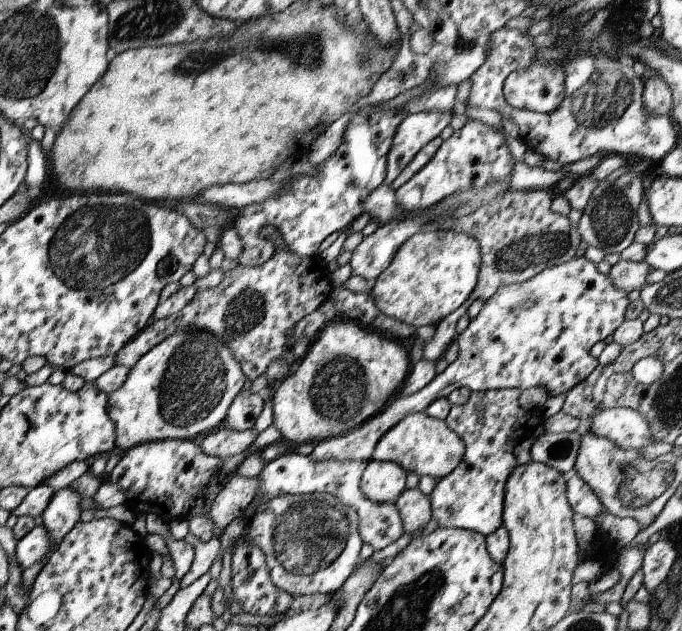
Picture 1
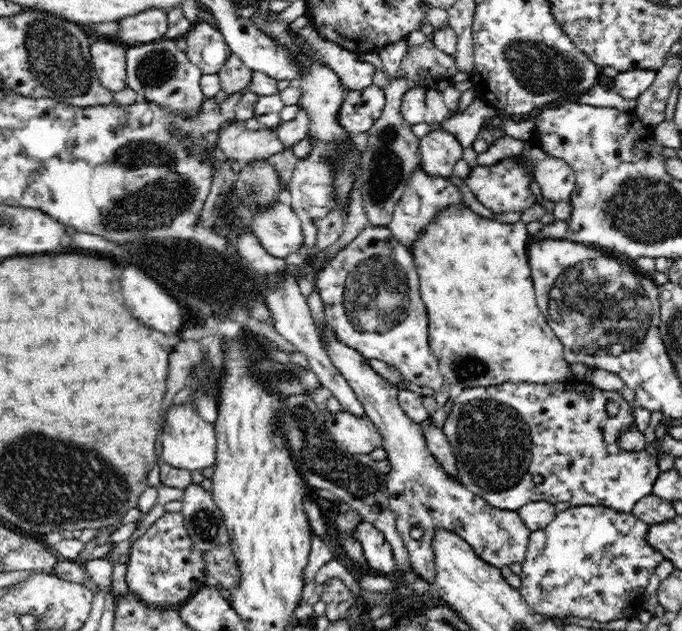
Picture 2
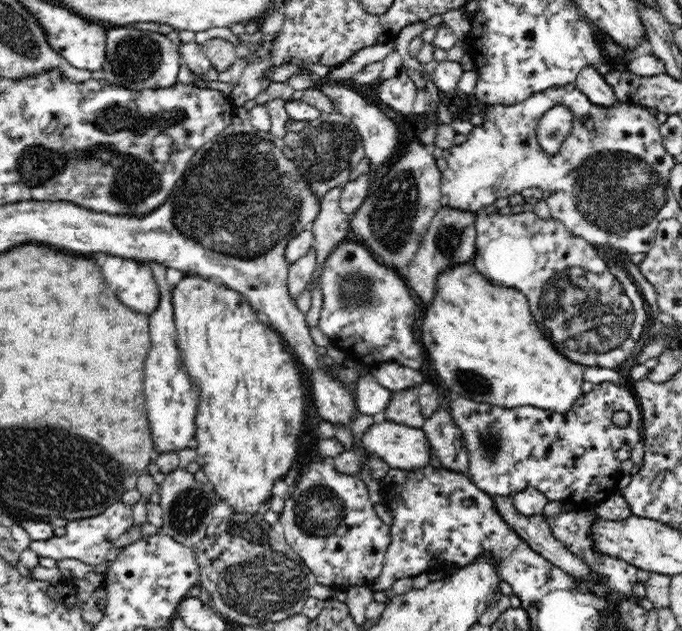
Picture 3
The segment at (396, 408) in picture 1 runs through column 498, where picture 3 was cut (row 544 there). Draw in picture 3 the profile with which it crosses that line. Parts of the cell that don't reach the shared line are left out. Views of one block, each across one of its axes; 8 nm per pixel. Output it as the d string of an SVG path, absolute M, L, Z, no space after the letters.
M318 458L303 464L295 487L291 488L290 496L285 499L282 512L277 514L279 529L286 537L286 543L306 563L318 584L345 591L350 586L371 588L380 576L391 542L391 527L376 515L366 488L357 476L347 476L336 470L331 458Z

